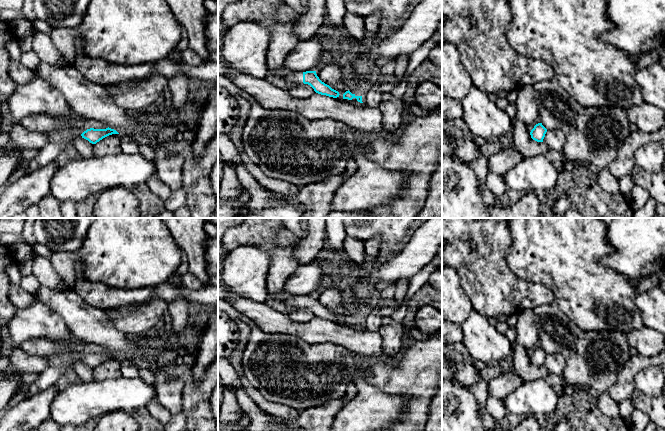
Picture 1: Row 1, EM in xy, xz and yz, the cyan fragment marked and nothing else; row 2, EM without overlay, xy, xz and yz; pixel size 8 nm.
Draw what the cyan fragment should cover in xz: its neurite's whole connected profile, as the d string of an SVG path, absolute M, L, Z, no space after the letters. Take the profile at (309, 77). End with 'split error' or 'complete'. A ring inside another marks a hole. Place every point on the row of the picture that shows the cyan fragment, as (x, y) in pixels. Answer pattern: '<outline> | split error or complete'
M316 71L296 72L292 75L286 75L284 76L284 81L291 84L308 84L316 93L321 95L326 95L333 98L337 98L340 95L338 91L322 82L317 76Z | split error

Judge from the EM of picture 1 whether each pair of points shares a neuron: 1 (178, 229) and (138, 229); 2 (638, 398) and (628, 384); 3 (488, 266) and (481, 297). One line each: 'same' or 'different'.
1: different
2: different
3: same

